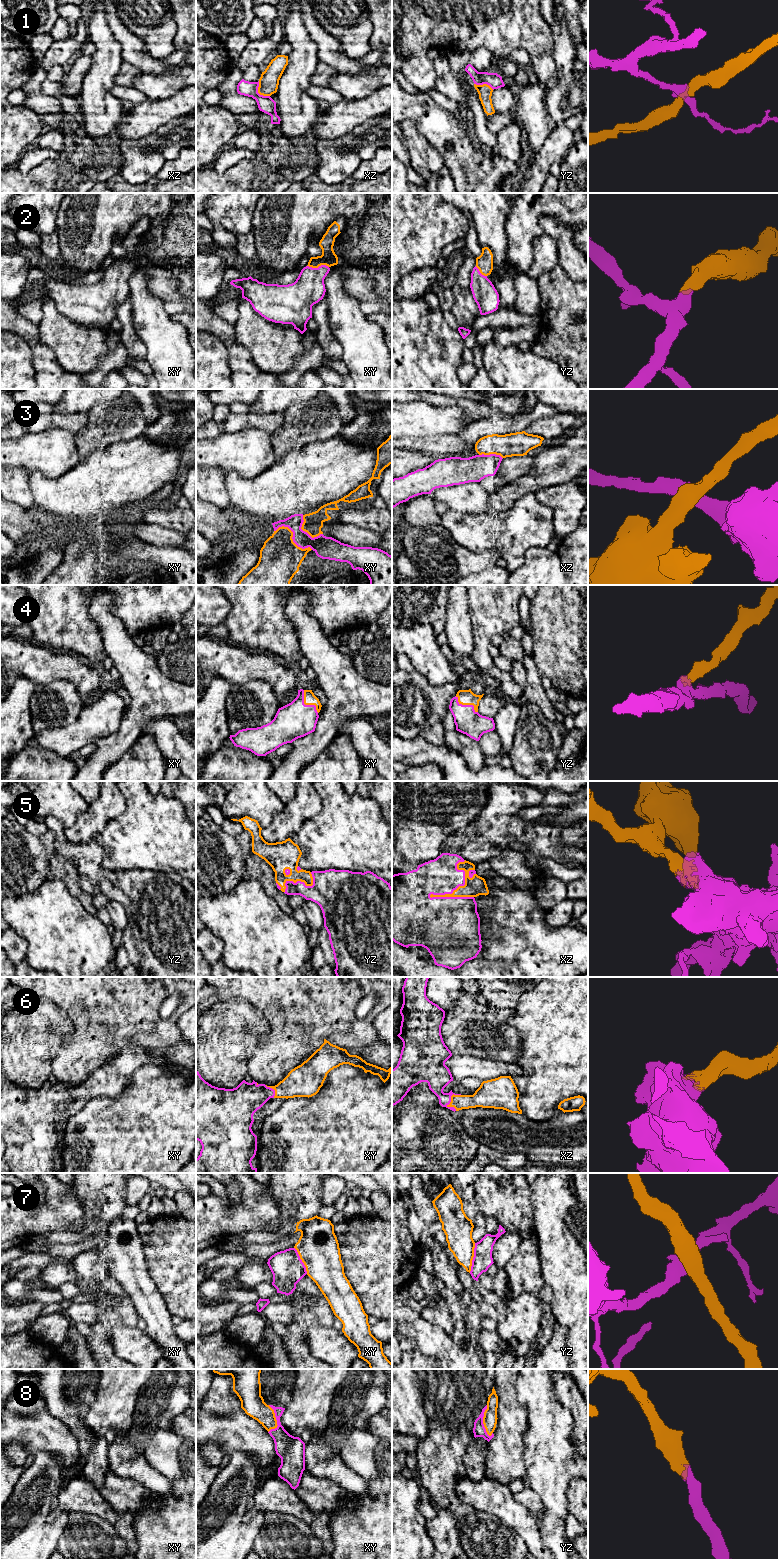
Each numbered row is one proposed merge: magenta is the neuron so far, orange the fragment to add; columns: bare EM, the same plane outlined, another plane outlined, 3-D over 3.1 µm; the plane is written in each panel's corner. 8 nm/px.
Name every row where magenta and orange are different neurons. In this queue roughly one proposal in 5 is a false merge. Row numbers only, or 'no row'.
1, 3, 7

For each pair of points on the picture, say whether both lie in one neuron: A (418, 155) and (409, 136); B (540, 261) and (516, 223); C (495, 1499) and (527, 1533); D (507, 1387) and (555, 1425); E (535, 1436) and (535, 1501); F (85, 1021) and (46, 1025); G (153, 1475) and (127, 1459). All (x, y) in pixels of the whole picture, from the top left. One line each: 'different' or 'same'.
A: same
B: different
C: same
D: different
E: different
F: different
G: same

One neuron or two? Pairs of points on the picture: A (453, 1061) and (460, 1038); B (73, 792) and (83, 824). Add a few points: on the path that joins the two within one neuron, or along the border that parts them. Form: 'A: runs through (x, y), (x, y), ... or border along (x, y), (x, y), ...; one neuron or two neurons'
A: border along (452, 1054), (470, 1055), (478, 1058); two neurons
B: border along (97, 798), (66, 829); two neurons

